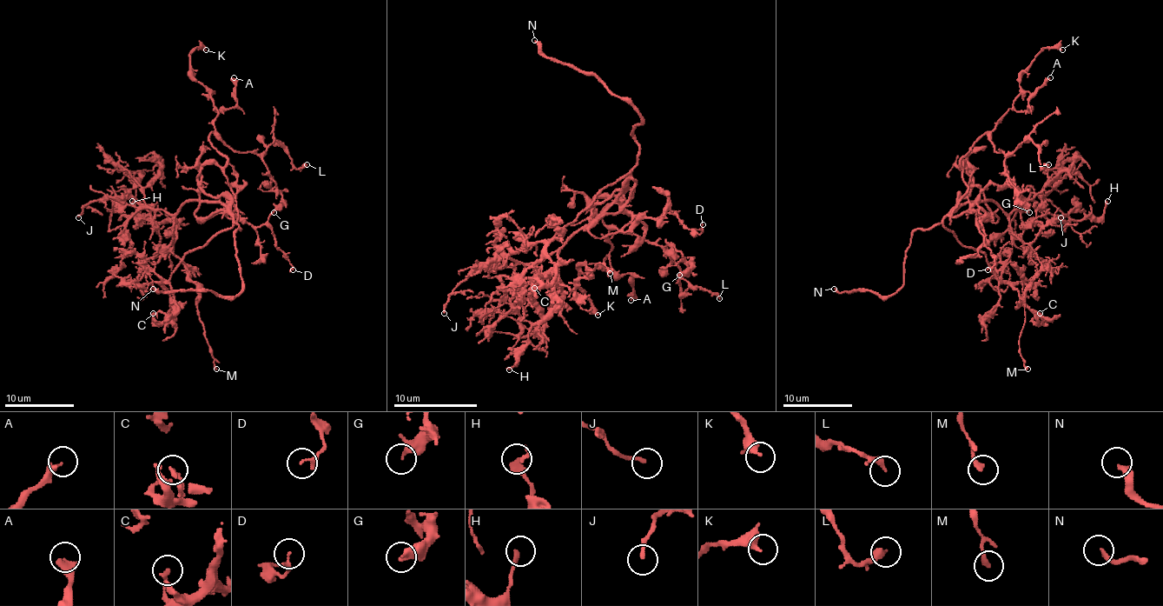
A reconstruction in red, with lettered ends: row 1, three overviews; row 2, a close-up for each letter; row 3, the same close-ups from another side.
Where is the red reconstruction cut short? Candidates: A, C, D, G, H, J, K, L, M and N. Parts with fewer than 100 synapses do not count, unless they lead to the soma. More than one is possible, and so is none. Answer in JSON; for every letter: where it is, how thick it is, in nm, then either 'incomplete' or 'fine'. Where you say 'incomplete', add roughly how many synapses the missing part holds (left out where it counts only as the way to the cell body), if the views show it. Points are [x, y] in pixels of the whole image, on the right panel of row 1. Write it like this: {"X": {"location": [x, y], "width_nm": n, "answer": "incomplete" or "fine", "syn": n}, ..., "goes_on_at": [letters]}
{"A": {"location": [1050, 77], "width_nm": 380, "answer": "fine"}, "C": {"location": [1040, 313], "width_nm": 190, "answer": "fine"}, "D": {"location": [987, 269], "width_nm": 190, "answer": "fine"}, "G": {"location": [1029, 212], "width_nm": 280, "answer": "fine"}, "H": {"location": [1107, 201], "width_nm": 280, "answer": "fine"}, "J": {"location": [1060, 217], "width_nm": 180, "answer": "fine"}, "K": {"location": [1062, 49], "width_nm": 360, "answer": "fine"}, "L": {"location": [1048, 164], "width_nm": 280, "answer": "fine"}, "M": {"location": [1027, 369], "width_nm": 240, "answer": "fine"}, "N": {"location": [834, 289], "width_nm": 280, "answer": "incomplete"}, "goes_on_at": ["N"]}

